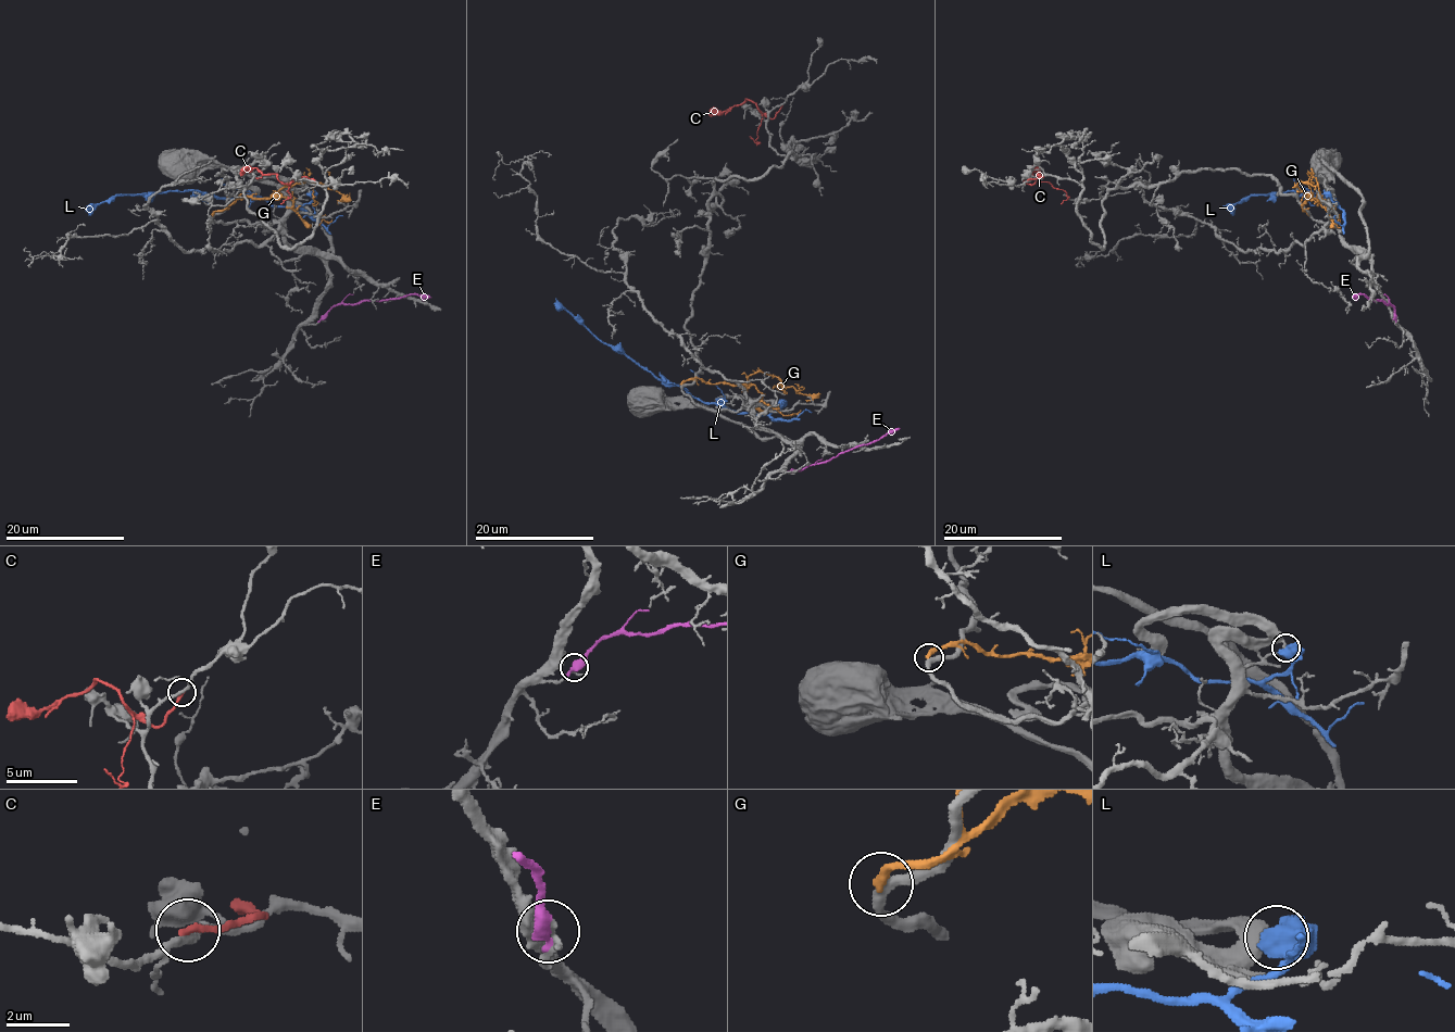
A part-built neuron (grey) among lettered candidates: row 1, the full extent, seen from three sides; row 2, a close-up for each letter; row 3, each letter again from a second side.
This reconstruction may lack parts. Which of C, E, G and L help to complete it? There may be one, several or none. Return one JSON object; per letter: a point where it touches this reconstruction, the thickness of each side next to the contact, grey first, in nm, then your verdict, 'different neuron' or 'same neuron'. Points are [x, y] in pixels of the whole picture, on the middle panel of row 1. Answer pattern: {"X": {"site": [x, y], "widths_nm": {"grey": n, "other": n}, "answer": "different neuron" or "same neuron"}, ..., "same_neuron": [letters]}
{"C": {"site": [782, 104], "widths_nm": {"grey": 240, "other": 220}, "answer": "different neuron"}, "E": {"site": [790, 472], "widths_nm": {"grey": 200, "other": 550}, "answer": "different neuron"}, "G": {"site": [681, 385], "widths_nm": {"grey": 360, "other": 260}, "answer": "different neuron"}, "L": {"site": [778, 403], "widths_nm": {"grey": 320, "other": 850}, "answer": "different neuron"}, "same_neuron": []}

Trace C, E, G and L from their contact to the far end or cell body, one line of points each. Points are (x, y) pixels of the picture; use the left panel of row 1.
C: (314, 179), (295, 177), (288, 184), (279, 181), (275, 174), (262, 174), (255, 167), (239, 174)
E: (322, 318), (341, 303), (388, 301), (408, 294), (430, 298)
G: (212, 214), (226, 210), (238, 199), (274, 198), (284, 187), (306, 181), (330, 186), (351, 201)
L: (310, 191), (312, 199), (299, 206), (271, 206), (259, 198), (222, 198), (191, 190), (115, 194), (85, 210)

